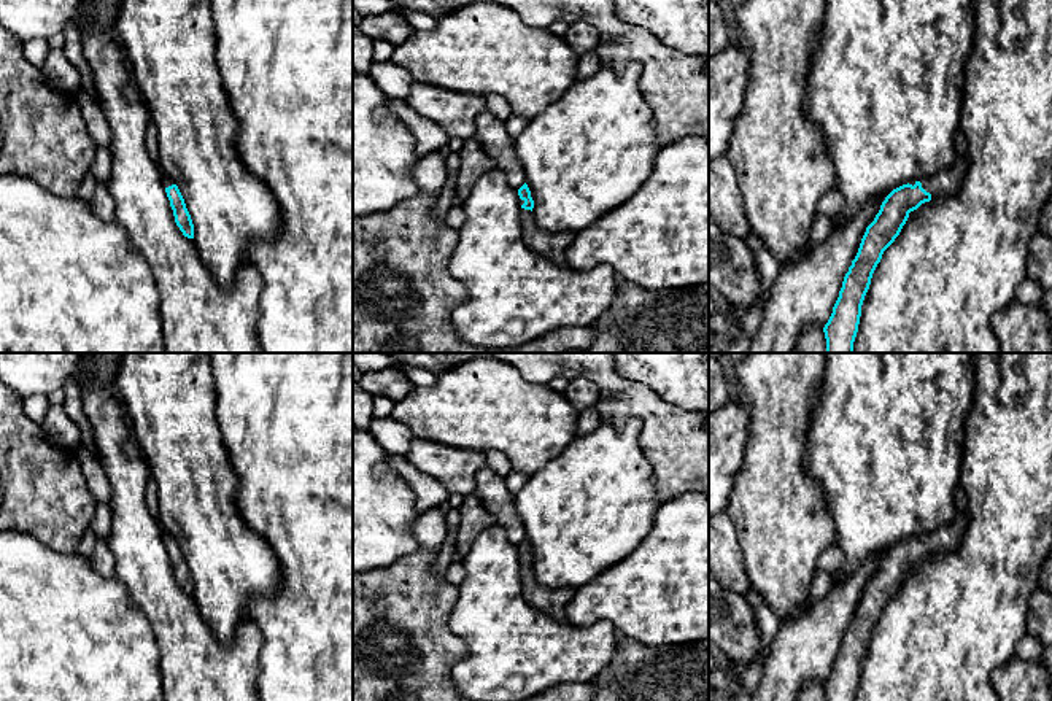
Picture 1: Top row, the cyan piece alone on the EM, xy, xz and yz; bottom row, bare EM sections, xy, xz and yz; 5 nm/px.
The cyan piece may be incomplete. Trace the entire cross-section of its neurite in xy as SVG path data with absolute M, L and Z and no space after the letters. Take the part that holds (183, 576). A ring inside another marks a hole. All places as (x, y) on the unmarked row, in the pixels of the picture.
M167 531L162 533L162 540L170 556L176 582L180 583L184 593L194 594L194 580L178 542Z

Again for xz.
M526 539L518 545L518 552L524 601L534 609L550 615L558 623L569 623L566 615L566 606L572 599L574 590L572 588L551 590L542 587L536 579L532 569L534 556Z

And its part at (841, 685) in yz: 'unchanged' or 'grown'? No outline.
grown

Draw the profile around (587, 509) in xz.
M605 416L594 431L578 436L561 455L529 475L526 485L515 493L515 507L534 556L532 569L542 587L577 590L625 560L650 533L661 501L652 464L640 448L640 429L636 418Z

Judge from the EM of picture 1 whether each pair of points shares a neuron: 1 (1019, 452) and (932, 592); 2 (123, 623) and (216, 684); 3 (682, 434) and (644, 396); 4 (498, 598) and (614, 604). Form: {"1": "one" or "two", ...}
{"1": "one", "2": "two", "3": "one", "4": "two"}

